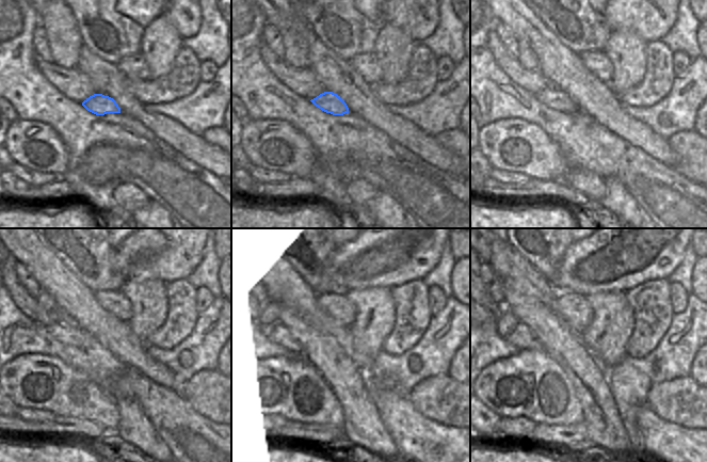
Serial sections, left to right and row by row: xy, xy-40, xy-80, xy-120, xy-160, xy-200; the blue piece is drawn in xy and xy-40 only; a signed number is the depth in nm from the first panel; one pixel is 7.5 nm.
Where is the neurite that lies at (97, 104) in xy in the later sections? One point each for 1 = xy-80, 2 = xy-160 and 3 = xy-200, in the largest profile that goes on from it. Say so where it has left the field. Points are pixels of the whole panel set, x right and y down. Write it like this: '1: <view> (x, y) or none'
1: xy-80 (551, 97)
2: xy-160 (279, 334)
3: xy-200 (520, 337)

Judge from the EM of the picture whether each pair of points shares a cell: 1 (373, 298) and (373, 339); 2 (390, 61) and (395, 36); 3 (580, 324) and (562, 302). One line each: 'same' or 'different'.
1: same
2: same
3: same

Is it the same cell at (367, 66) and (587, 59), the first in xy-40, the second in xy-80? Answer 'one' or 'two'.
one

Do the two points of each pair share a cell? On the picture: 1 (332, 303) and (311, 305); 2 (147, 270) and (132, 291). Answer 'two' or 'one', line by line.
1: two
2: two

